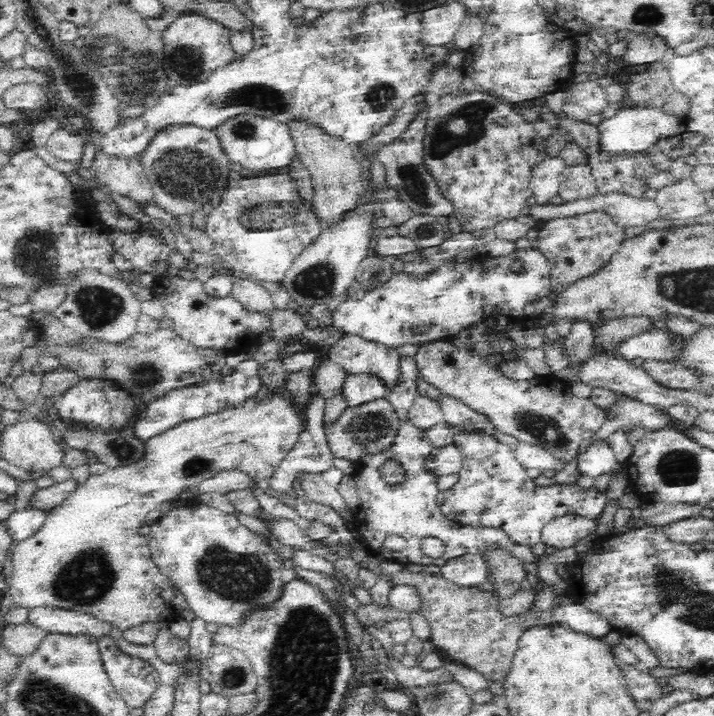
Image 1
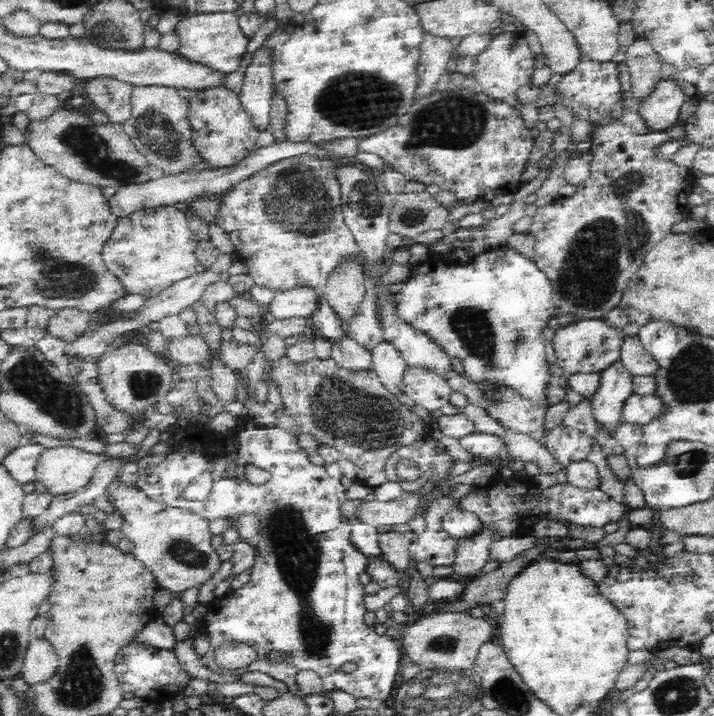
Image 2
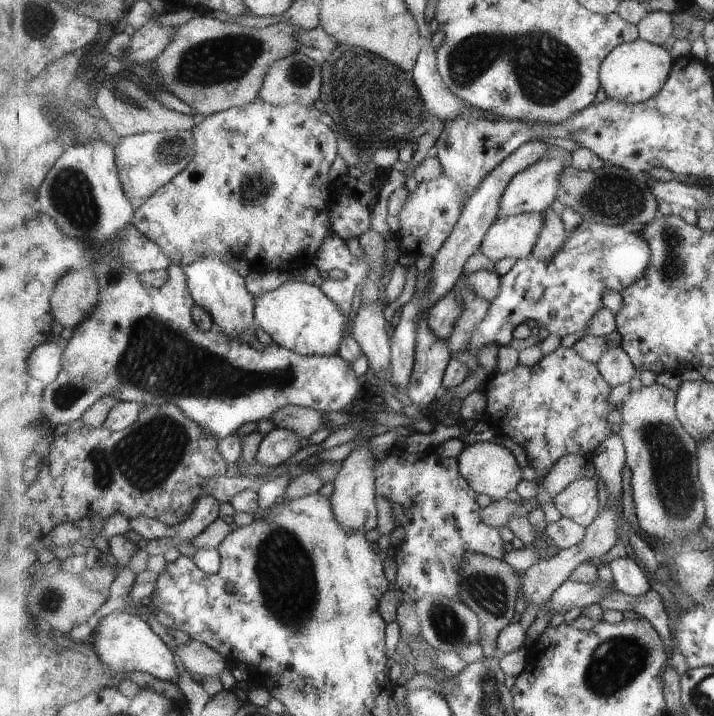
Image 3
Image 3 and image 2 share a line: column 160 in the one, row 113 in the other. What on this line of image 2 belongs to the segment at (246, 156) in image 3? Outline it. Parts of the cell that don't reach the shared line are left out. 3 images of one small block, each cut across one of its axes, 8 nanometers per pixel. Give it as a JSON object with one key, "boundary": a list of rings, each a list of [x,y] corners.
{"boundary":[[[222,86],[198,90],[190,95],[192,129],[195,131],[193,142],[202,158],[209,162],[208,168],[218,168],[234,164],[255,148],[258,131],[250,117],[244,112],[238,93]]]}

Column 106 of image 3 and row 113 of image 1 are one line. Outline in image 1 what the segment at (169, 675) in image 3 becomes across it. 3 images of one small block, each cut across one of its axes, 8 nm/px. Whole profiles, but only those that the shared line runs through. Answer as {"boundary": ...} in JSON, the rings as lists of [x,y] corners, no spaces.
{"boundary":[[[645,106],[620,108],[613,117],[604,119],[597,128],[600,131],[600,150],[616,156],[634,156],[654,147],[662,138],[682,135],[687,132],[684,119],[666,114],[657,108]]]}

